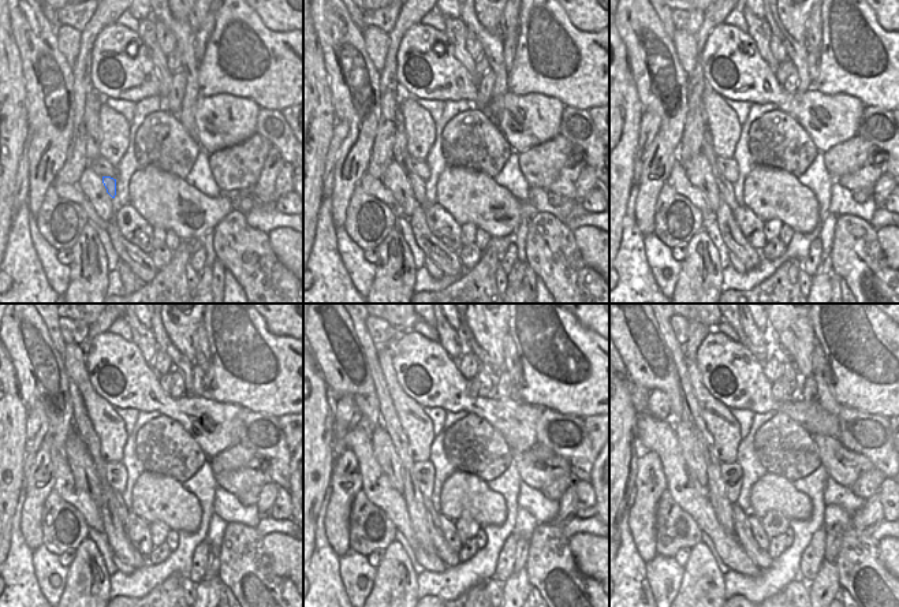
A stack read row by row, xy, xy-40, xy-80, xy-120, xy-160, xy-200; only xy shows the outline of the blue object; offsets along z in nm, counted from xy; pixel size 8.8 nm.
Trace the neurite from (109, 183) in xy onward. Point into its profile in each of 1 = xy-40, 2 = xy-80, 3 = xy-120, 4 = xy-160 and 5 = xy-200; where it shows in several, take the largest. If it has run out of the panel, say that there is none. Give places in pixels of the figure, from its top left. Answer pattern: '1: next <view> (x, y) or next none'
1: next xy-40 (417, 183)
2: next xy-80 (726, 189)
3: next xy-120 (119, 503)
4: next xy-160 (443, 550)
5: next xy-200 (742, 532)

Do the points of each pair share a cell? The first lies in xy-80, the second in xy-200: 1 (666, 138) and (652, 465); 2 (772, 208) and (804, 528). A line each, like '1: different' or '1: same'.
1: same
2: different

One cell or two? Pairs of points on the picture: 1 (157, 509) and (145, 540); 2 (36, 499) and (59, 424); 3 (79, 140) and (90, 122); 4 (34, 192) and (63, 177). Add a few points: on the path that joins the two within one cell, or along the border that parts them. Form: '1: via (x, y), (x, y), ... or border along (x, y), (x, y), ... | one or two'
1: border along (131, 511), (148, 524) | two
2: via (41, 480), (44, 449), (49, 443) | one
3: border along (85, 99), (84, 127), (85, 156), (88, 160) | two
4: border along (67, 151), (64, 163), (53, 181) | two

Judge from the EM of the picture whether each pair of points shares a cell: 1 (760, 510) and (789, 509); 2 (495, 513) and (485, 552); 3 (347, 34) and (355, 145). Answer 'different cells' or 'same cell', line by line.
1: same cell
2: different cells
3: same cell

